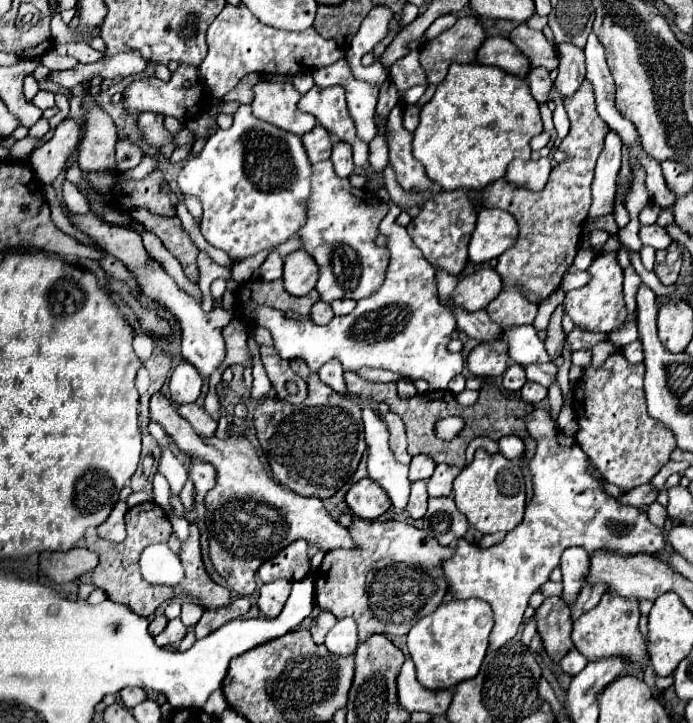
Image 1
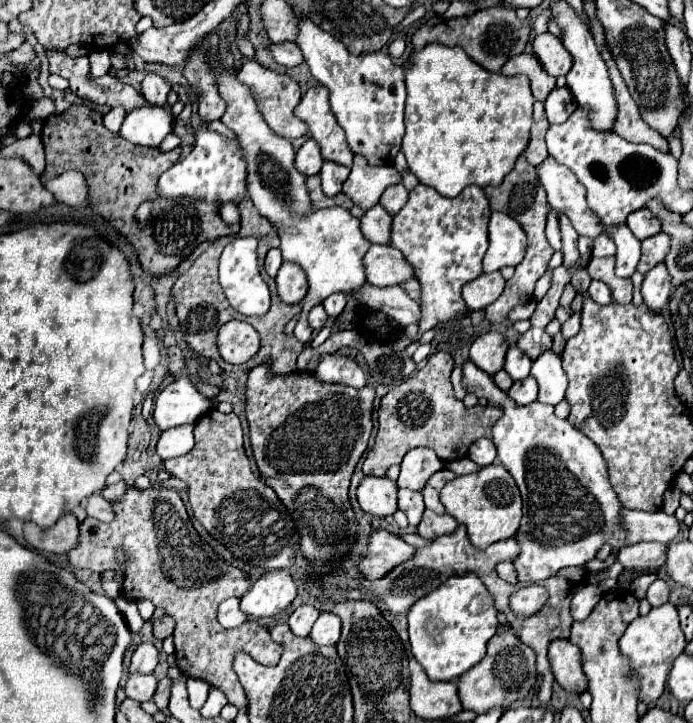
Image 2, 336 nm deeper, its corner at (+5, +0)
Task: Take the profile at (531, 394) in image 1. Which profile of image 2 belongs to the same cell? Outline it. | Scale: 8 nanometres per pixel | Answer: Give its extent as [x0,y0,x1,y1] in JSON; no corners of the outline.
[508,375,538,405]

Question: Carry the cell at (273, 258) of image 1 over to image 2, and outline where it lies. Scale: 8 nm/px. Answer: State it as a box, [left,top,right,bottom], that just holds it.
[264,249,282,277]

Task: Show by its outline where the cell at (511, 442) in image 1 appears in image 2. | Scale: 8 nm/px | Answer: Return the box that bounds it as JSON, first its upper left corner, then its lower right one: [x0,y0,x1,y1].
[468,439,496,467]

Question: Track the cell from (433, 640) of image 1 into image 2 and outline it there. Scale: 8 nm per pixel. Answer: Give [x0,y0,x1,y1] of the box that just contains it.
[408,575,498,681]

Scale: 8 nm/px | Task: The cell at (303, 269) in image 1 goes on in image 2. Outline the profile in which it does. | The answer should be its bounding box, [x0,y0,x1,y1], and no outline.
[276,261,308,303]

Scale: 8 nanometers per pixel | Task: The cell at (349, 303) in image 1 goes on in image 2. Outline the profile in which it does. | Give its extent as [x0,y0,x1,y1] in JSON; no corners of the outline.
[322,293,346,319]

